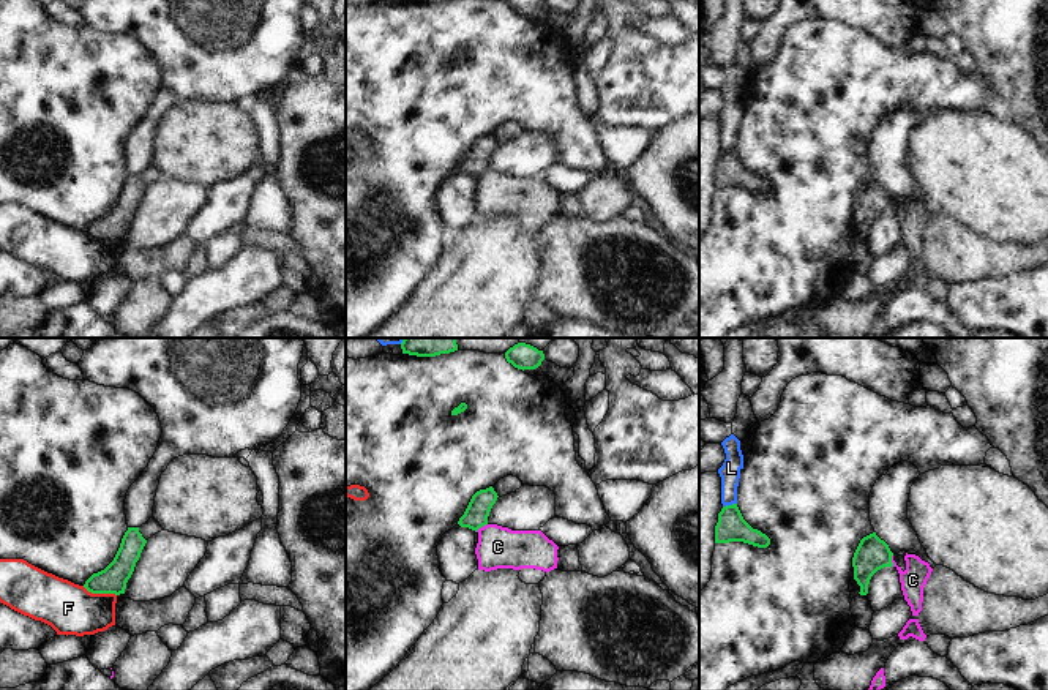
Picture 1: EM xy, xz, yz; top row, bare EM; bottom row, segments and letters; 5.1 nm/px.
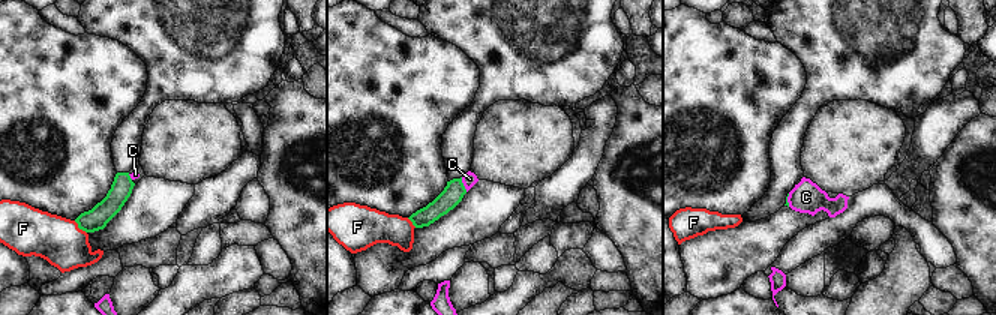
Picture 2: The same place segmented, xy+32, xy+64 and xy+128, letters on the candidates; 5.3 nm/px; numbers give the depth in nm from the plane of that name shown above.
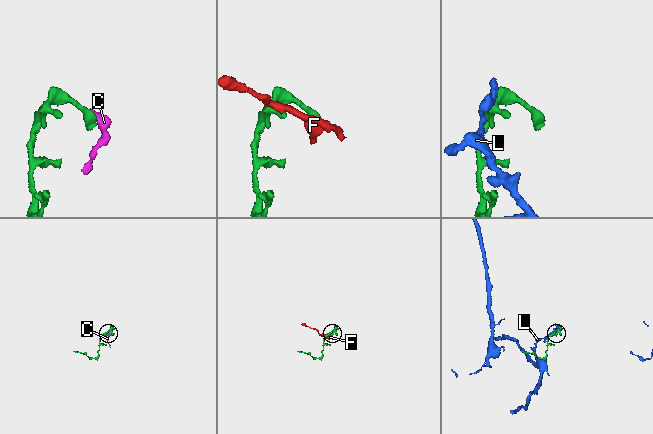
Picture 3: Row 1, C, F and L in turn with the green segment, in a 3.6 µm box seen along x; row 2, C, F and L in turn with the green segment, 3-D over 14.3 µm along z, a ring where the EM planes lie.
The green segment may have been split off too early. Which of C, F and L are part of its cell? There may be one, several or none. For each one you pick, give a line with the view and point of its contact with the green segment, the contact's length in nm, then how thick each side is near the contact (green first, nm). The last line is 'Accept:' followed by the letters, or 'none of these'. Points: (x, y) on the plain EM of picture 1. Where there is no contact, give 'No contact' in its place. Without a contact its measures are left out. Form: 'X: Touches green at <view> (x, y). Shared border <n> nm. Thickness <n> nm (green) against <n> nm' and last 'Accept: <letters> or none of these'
Accept: none of these

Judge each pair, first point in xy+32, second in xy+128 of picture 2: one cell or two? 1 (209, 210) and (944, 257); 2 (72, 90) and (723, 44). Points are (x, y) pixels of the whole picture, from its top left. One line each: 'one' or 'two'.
1: two
2: one

